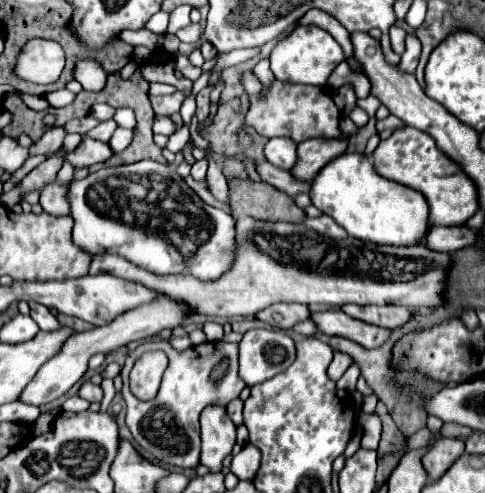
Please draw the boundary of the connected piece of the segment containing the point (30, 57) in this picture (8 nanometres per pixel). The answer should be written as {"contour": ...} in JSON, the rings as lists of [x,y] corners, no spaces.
{"contour":[[[30,40],[18,56],[14,72],[28,82],[52,84],[60,78],[64,68],[64,52],[56,42]]]}

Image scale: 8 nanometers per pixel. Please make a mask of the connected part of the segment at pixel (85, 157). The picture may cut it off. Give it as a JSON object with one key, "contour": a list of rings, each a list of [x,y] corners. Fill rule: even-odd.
{"contour":[[[82,138],[80,146],[70,152],[66,156],[66,160],[78,170],[78,168],[88,168],[90,164],[96,164],[96,162],[104,162],[106,158],[110,158],[112,150],[104,144],[104,142],[96,142],[92,138]]]}

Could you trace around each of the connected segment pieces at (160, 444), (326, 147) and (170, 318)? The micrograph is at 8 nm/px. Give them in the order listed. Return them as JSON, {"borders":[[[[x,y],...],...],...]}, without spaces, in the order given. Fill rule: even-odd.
{"borders":[[[[146,340],[140,344],[134,352],[126,356],[124,368],[122,368],[122,396],[126,400],[126,426],[130,428],[134,440],[150,452],[156,460],[168,464],[168,466],[180,466],[180,468],[196,468],[200,458],[200,424],[198,418],[206,406],[226,406],[226,402],[240,396],[240,392],[246,388],[244,380],[238,376],[238,346],[228,342],[204,342],[200,346],[192,346],[184,352],[178,352],[170,346],[166,340]],[[148,350],[162,350],[168,356],[168,368],[162,376],[160,392],[150,402],[140,402],[128,388],[128,374],[132,370],[132,364]],[[220,360],[228,360],[226,374],[212,382],[210,374],[218,366]]],[[[314,138],[300,142],[296,150],[298,150],[298,160],[296,166],[292,166],[290,174],[300,182],[310,182],[324,164],[346,152],[346,140]]],[[[156,298],[144,306],[138,306],[134,310],[128,310],[124,314],[120,314],[114,322],[110,322],[108,326],[100,326],[100,328],[94,328],[90,332],[76,332],[74,336],[70,336],[60,354],[56,354],[52,360],[48,360],[44,364],[44,368],[40,368],[40,372],[36,374],[36,378],[28,384],[26,390],[34,390],[32,392],[26,392],[24,394],[28,396],[26,402],[32,402],[36,406],[42,406],[42,404],[48,404],[56,398],[60,398],[62,394],[66,394],[66,390],[70,386],[74,386],[86,372],[86,364],[88,364],[88,358],[96,352],[112,352],[116,348],[122,348],[122,346],[128,346],[132,342],[138,342],[138,340],[146,340],[150,336],[156,336],[160,330],[164,328],[176,328],[182,324],[182,318],[188,316],[188,306],[182,304],[182,302],[172,302],[170,298]]]]}

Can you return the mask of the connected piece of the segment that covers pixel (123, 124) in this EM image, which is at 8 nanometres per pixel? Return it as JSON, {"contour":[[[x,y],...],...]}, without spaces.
{"contour":[[[118,108],[114,112],[114,122],[118,124],[118,128],[134,128],[136,118],[134,118],[134,112],[130,108]]]}

